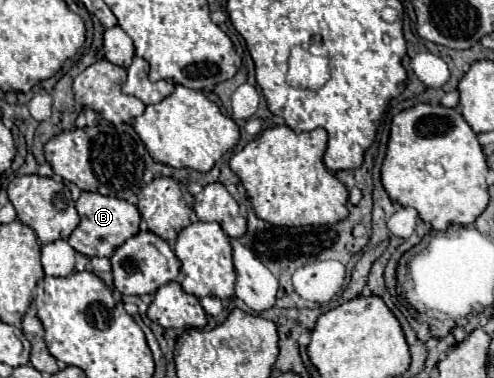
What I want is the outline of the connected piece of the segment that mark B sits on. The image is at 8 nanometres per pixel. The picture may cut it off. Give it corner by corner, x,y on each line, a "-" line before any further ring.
82,191
76,201
76,211
80,215
80,225
68,237
68,243
86,257
112,257
112,253
132,235
138,233
140,211
128,201
106,197
100,193

